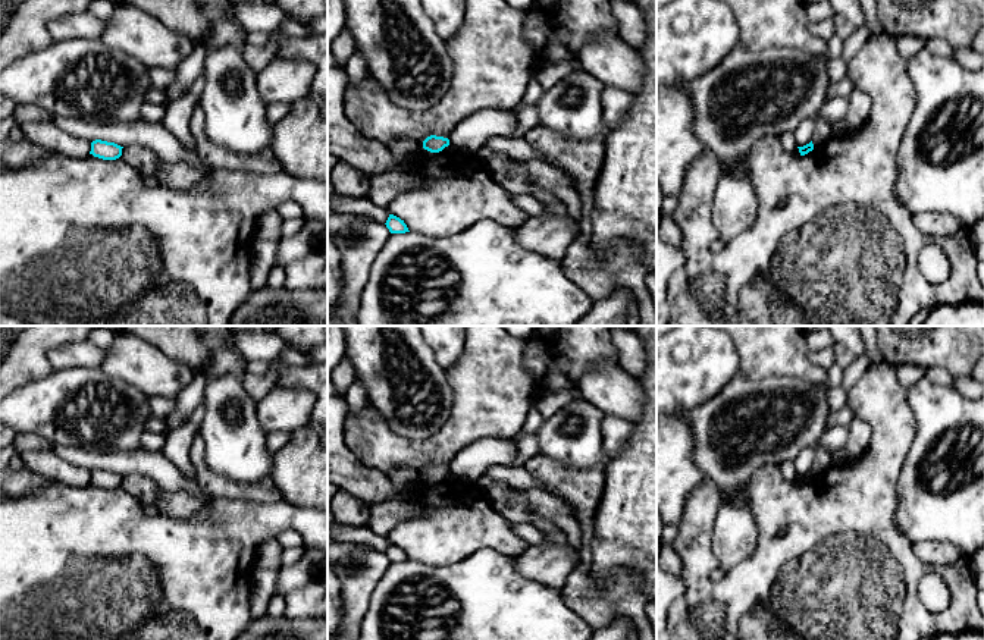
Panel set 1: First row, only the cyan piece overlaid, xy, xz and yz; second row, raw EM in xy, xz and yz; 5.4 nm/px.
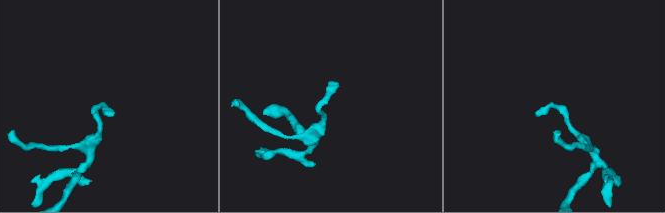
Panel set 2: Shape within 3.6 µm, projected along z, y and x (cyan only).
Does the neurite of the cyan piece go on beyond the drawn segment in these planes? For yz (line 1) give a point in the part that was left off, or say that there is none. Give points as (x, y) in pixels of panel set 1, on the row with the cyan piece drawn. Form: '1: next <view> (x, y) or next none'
1: next none

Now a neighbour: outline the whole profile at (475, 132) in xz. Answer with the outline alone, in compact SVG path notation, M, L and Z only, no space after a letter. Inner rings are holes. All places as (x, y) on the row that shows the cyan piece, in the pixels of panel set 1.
M482 109L460 122L448 139L458 150L476 154L498 137L515 138L517 125L513 110Z

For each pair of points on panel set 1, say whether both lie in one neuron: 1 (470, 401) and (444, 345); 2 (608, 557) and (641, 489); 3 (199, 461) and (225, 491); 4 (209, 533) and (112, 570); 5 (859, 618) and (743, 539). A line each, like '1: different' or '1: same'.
1: different
2: same
3: same
4: same
5: different

